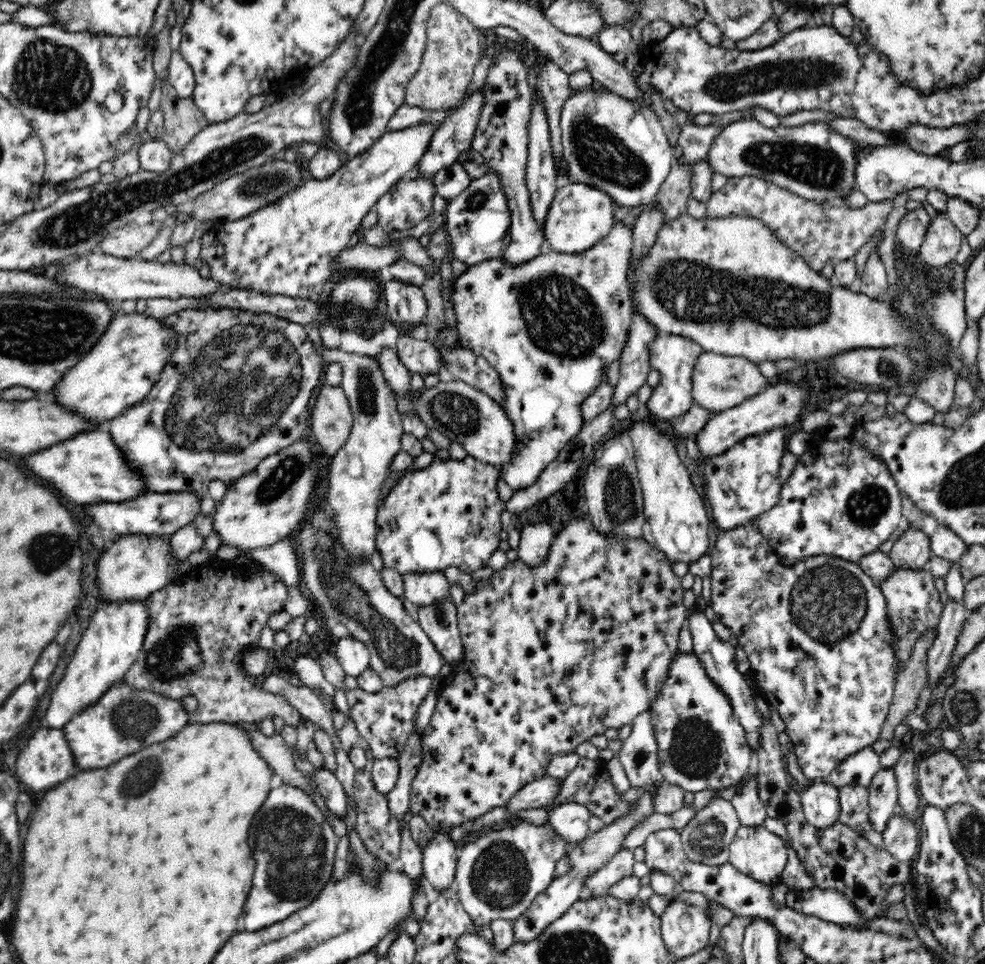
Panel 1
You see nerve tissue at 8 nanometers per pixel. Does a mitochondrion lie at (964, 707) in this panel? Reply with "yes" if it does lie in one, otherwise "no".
yes

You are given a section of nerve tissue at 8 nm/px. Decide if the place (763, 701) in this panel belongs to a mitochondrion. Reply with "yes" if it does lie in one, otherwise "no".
no

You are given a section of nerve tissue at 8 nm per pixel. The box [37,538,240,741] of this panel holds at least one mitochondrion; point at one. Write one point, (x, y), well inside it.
(167, 660)

